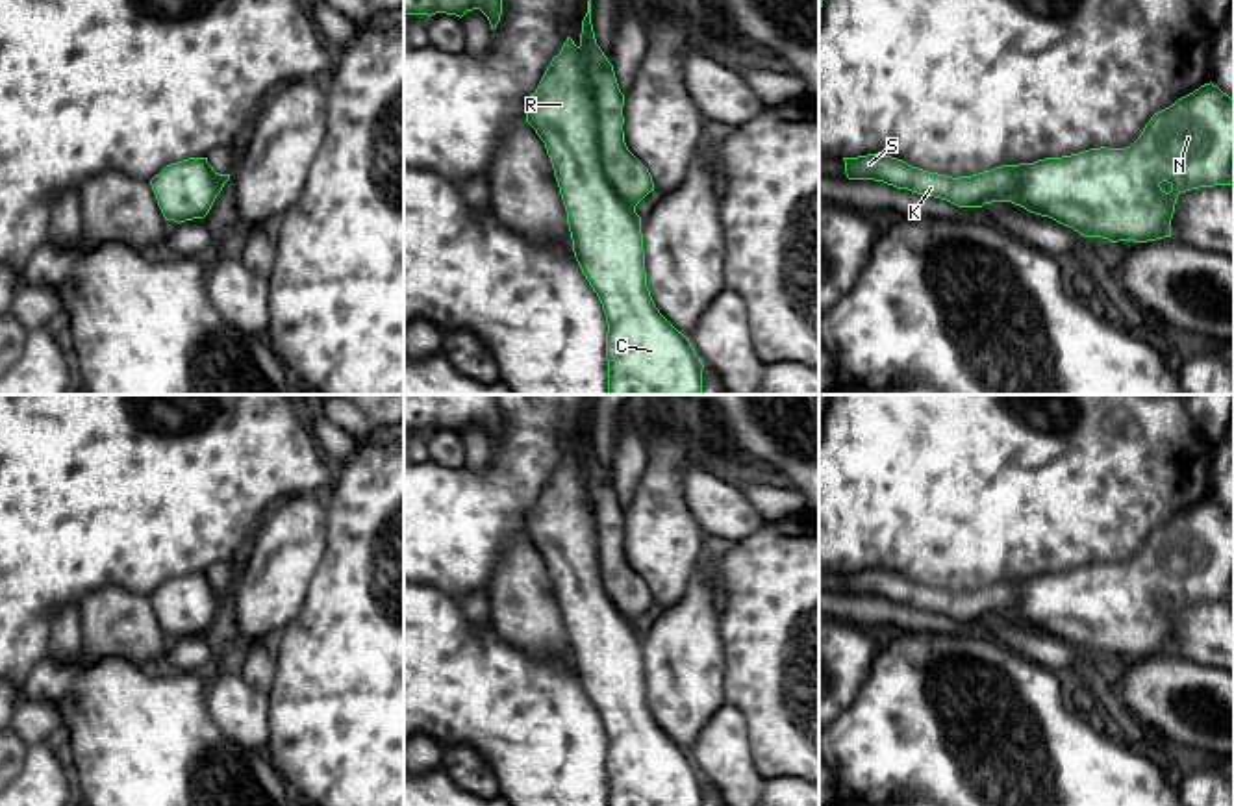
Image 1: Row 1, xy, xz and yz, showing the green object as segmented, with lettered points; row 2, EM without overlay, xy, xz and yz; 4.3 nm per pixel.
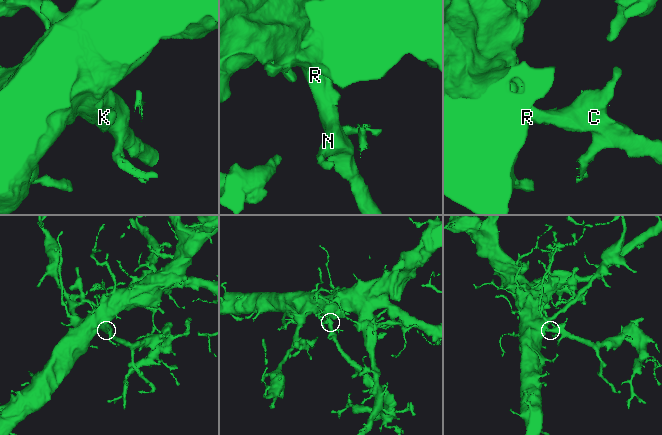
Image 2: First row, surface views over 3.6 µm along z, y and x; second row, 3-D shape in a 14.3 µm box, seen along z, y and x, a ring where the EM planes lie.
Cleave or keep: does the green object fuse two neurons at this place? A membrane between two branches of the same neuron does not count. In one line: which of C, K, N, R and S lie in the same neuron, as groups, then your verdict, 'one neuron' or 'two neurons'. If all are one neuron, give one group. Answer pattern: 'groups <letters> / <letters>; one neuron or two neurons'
groups C K N R S; one neuron

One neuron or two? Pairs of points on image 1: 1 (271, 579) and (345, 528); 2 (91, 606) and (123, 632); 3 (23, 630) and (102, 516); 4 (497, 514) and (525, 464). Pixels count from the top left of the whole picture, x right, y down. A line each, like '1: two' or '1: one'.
1: two
2: one
3: one
4: one

